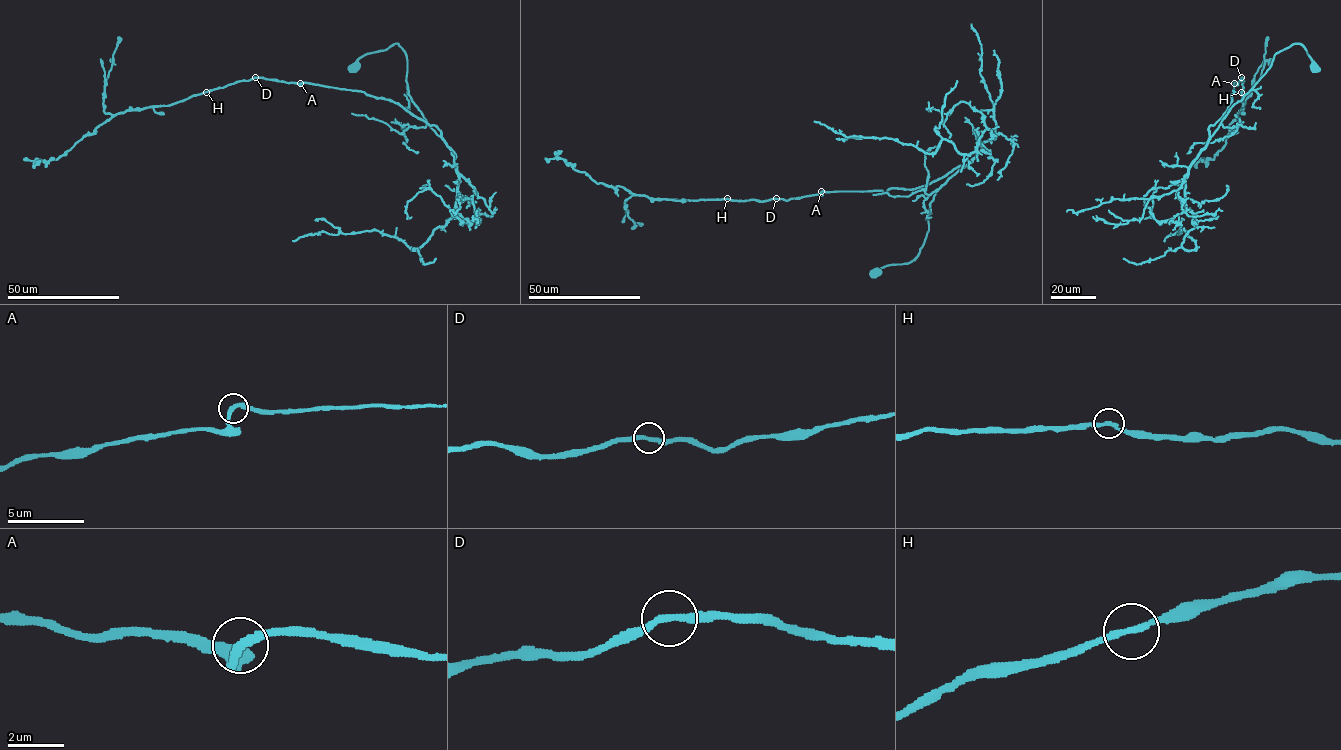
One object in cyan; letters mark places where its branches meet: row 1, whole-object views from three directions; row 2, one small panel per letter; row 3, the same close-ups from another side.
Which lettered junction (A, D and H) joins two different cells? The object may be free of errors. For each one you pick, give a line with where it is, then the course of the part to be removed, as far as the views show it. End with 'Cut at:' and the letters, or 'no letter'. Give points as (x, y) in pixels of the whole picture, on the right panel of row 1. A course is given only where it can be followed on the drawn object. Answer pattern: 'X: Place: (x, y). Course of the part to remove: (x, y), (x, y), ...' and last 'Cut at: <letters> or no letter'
Cut at: no letter

